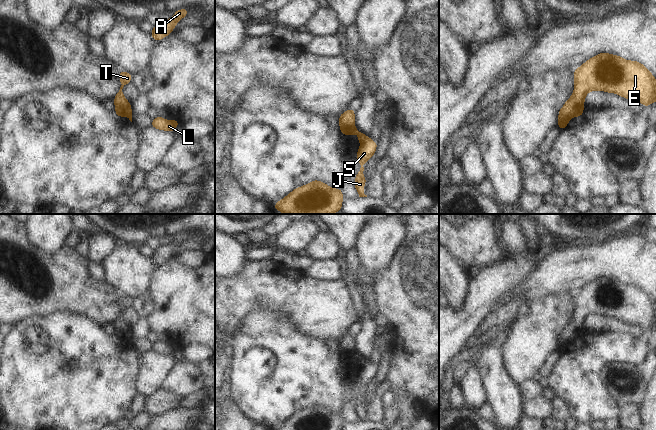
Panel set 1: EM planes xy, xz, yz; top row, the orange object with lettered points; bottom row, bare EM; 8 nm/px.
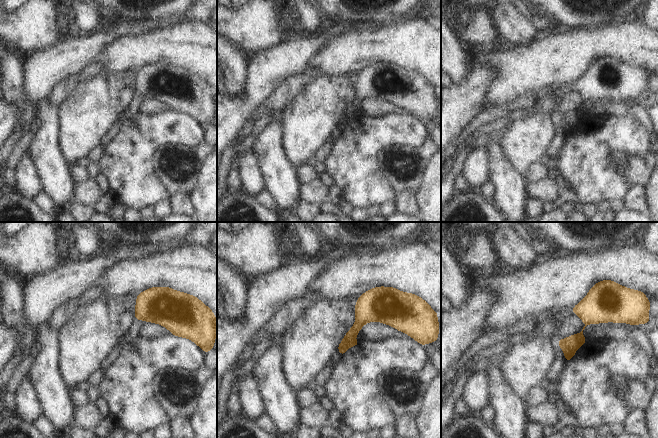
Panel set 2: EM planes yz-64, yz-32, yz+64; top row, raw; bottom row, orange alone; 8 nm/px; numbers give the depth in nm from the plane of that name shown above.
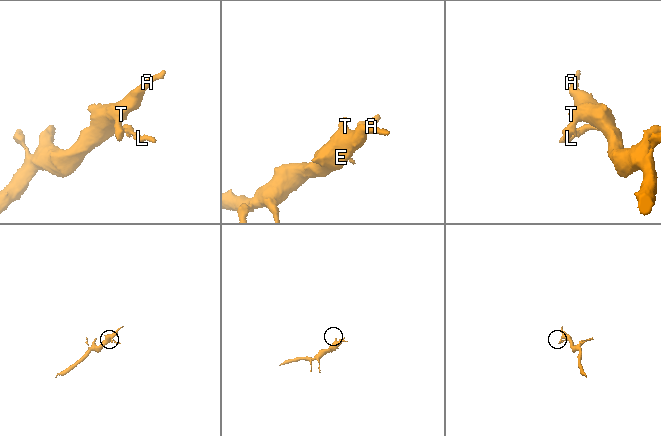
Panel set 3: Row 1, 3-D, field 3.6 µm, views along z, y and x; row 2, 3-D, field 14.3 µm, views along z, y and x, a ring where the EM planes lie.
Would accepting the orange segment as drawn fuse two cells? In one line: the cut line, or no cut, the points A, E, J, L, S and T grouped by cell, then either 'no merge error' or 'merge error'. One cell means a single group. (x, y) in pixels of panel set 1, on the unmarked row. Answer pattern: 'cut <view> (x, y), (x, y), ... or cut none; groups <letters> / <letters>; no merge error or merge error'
cut yz (583, 326), (575, 331), (570, 340), (565, 343), (559, 342); groups A E T / J L S; merge error

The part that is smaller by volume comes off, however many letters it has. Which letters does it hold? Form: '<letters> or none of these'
J, L, S

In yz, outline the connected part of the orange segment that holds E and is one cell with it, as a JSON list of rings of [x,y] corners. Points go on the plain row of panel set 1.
[[[600,277],[574,294],[573,319],[559,335],[559,342],[566,344],[575,331],[584,327],[585,320],[593,314],[617,317],[641,326],[645,332],[656,325],[656,303],[637,285],[628,285],[617,279]]]

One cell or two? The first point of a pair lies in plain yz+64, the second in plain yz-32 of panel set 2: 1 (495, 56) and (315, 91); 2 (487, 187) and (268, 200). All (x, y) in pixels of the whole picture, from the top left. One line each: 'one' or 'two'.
1: two
2: one

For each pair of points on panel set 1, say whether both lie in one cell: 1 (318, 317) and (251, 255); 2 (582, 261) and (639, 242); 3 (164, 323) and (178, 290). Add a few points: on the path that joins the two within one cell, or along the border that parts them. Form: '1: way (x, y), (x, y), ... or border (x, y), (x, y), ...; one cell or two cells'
1: border (270, 258), (247, 261); two cells
2: way (596, 260), (623, 258), (625, 256); one cell
3: way (172, 315), (178, 309), (178, 298); one cell

